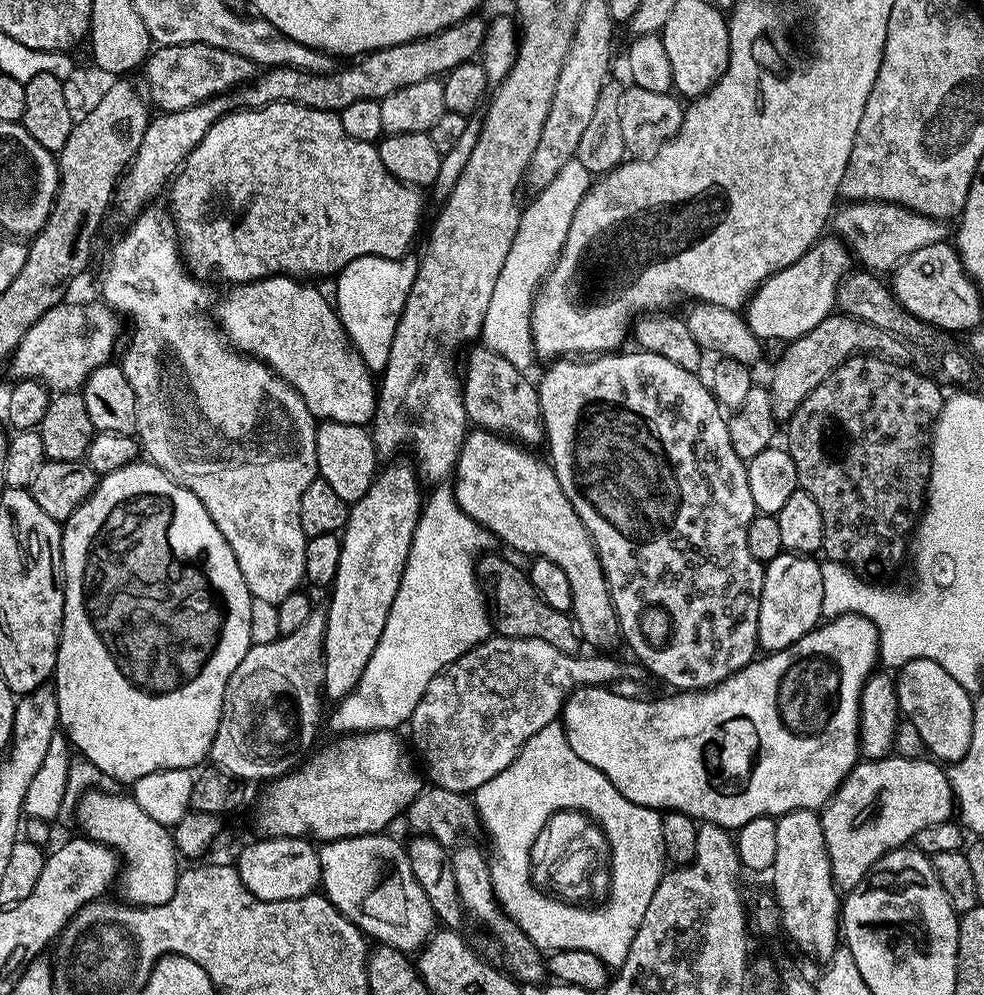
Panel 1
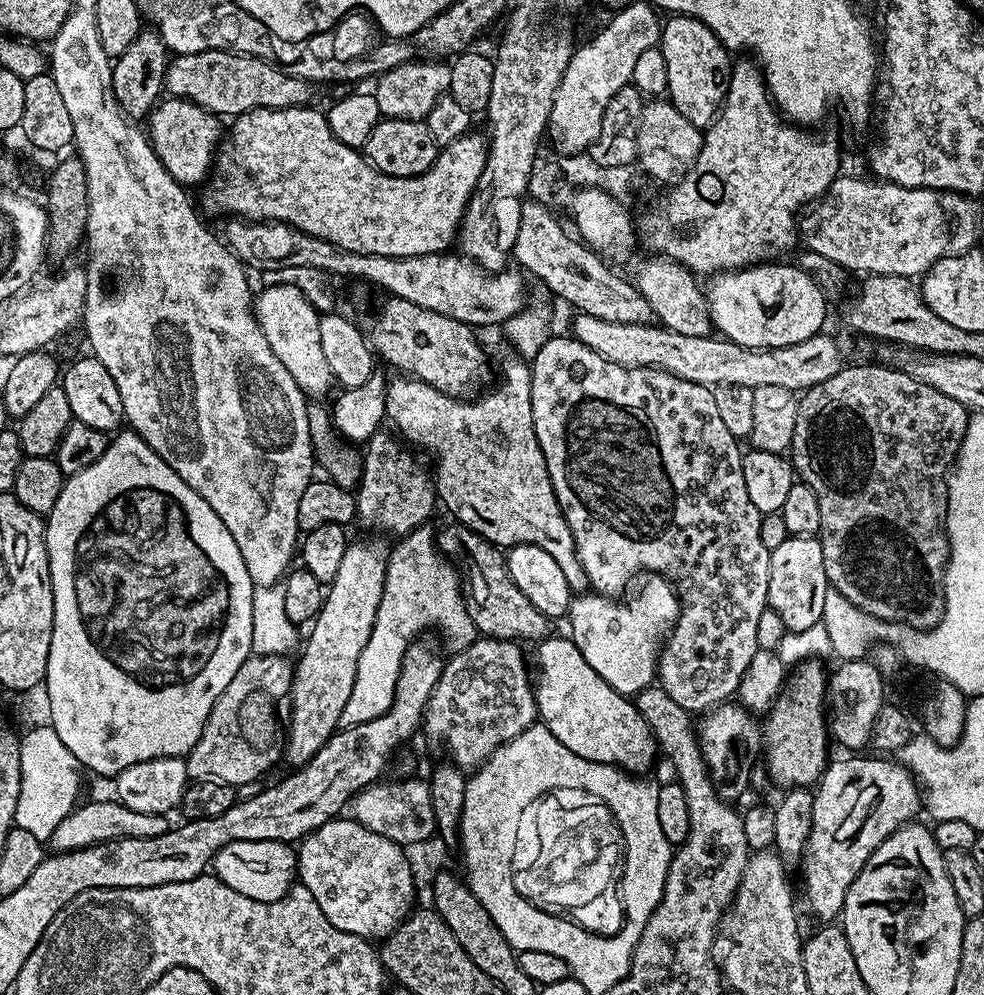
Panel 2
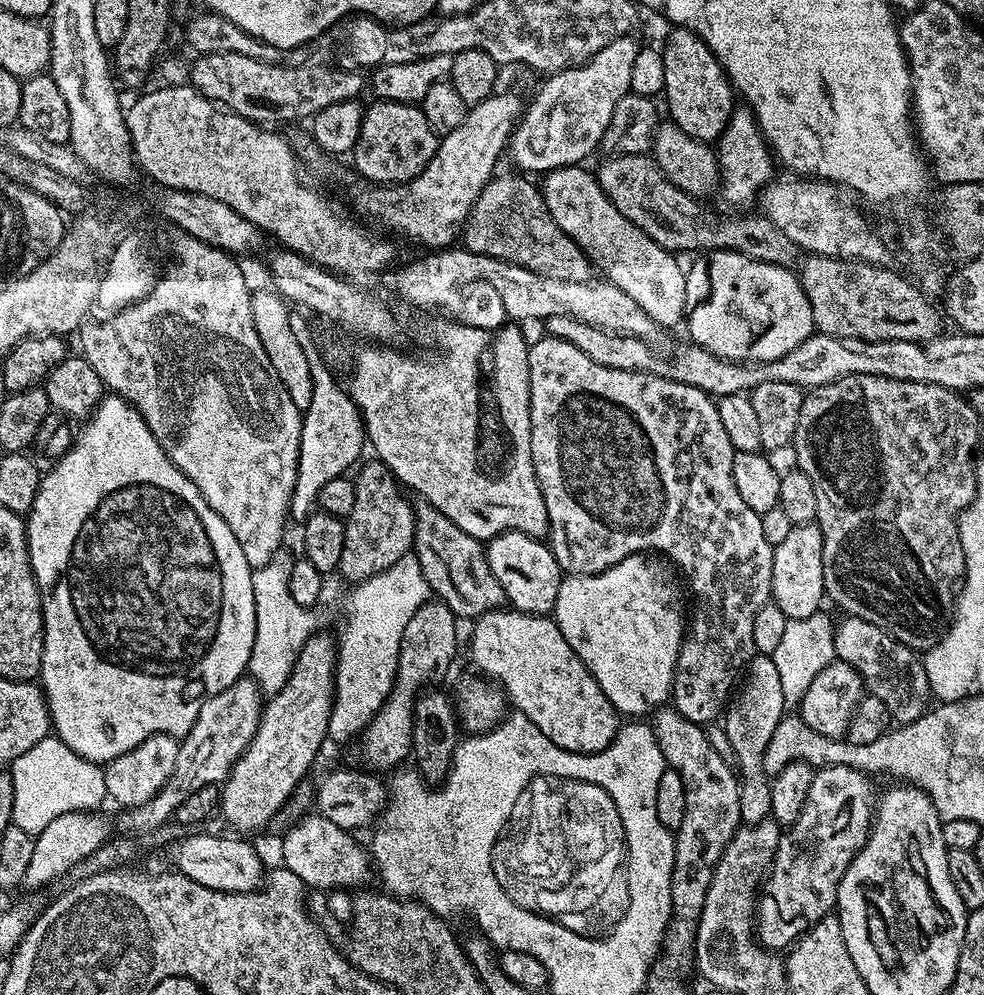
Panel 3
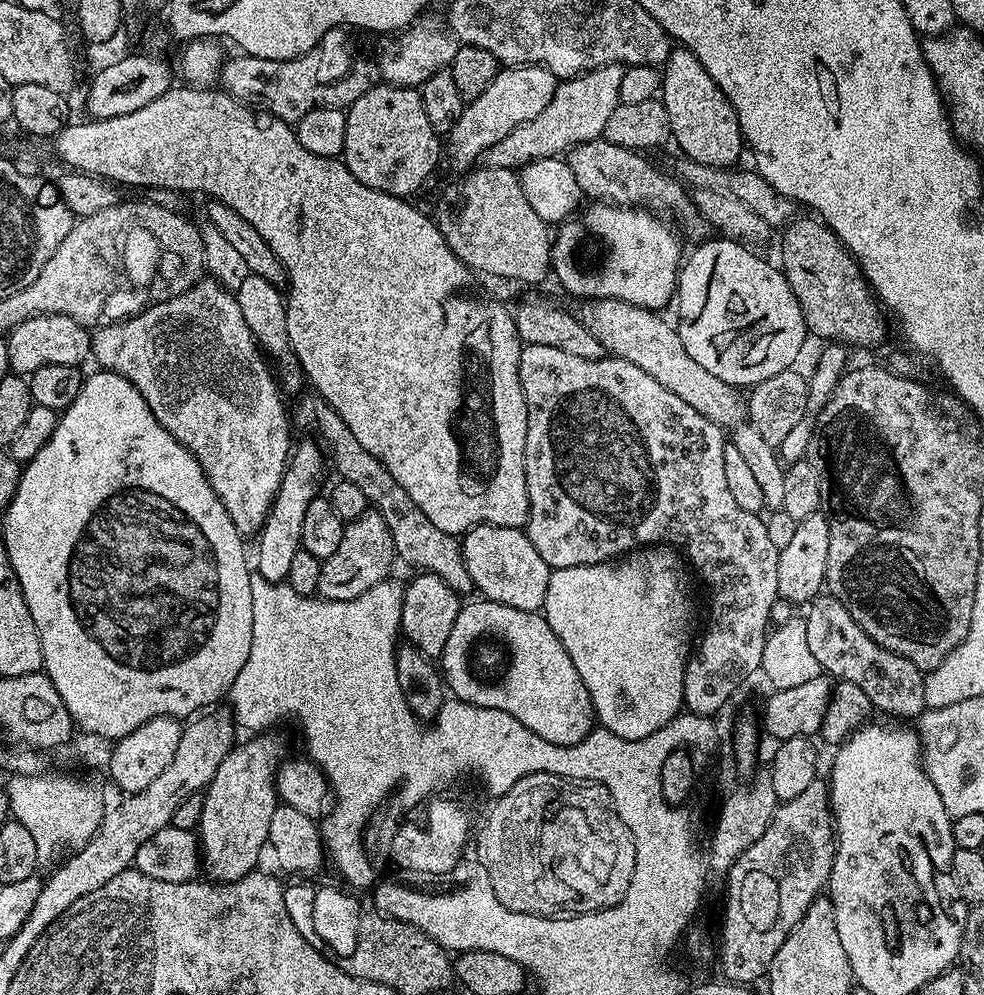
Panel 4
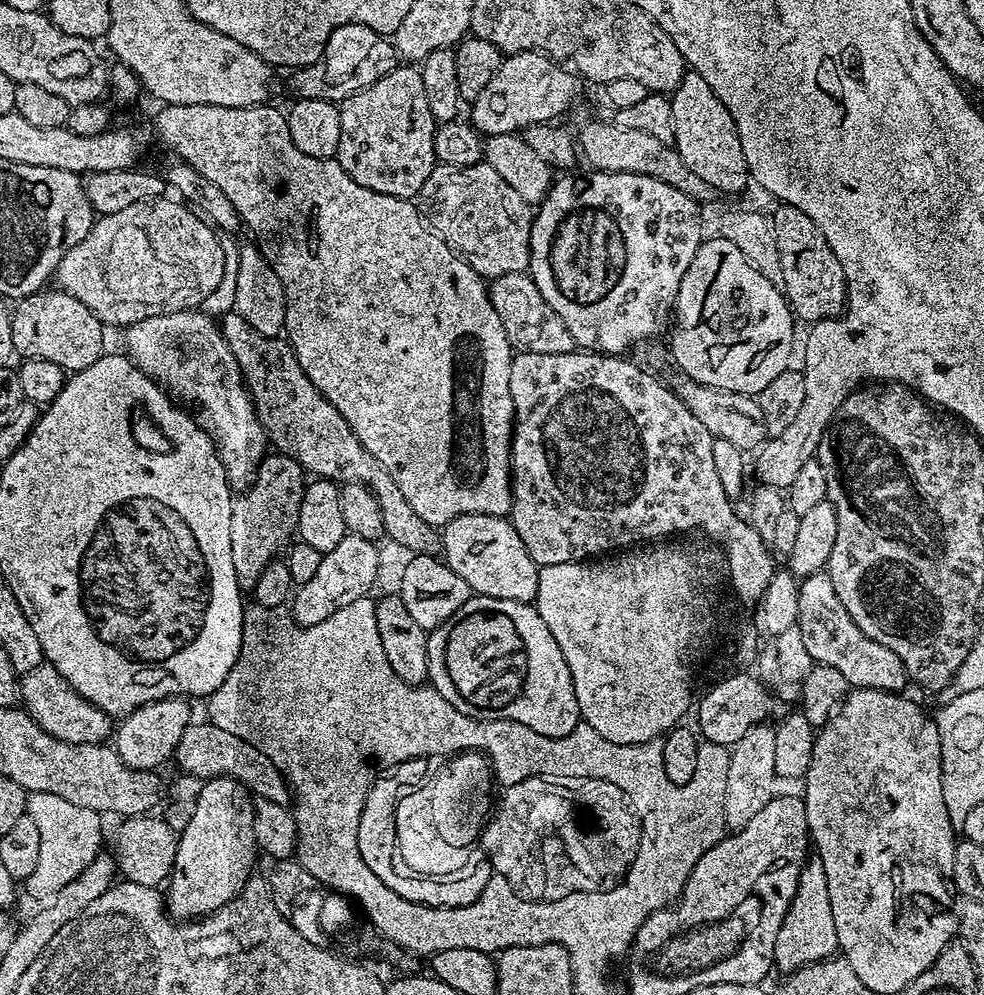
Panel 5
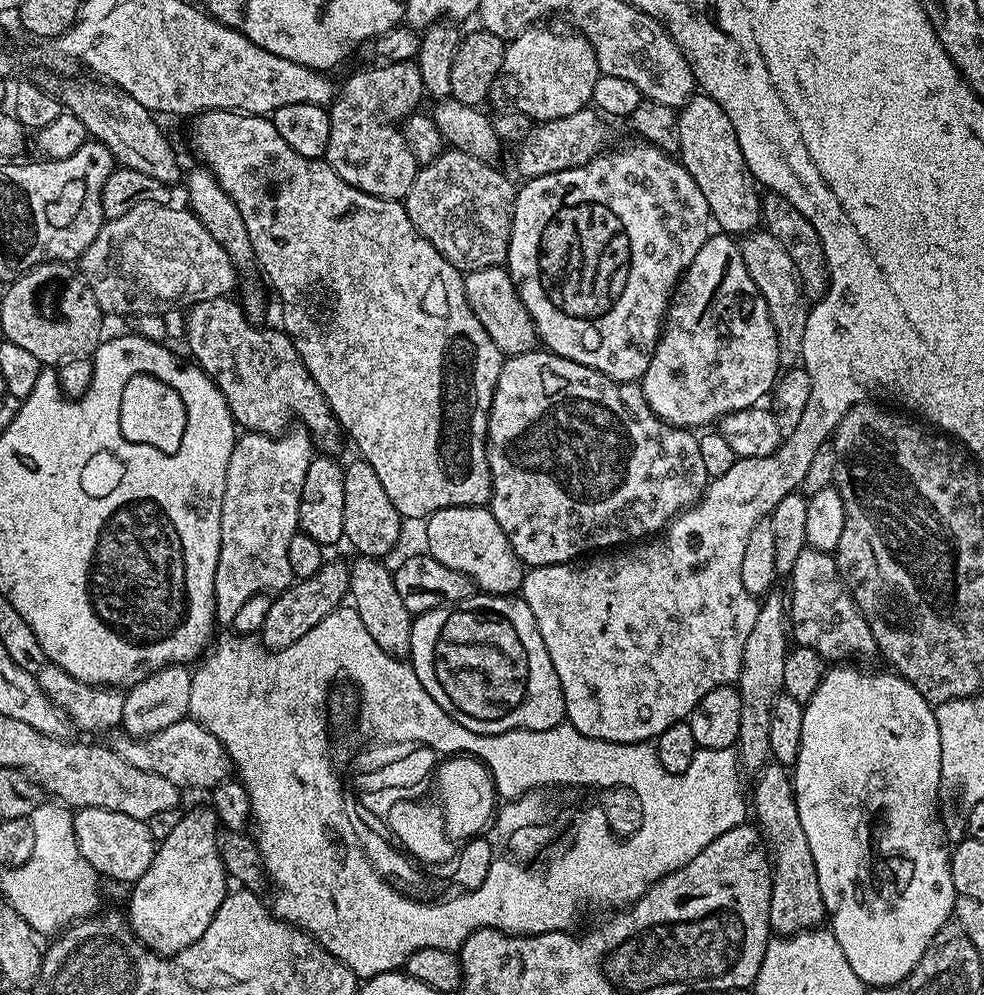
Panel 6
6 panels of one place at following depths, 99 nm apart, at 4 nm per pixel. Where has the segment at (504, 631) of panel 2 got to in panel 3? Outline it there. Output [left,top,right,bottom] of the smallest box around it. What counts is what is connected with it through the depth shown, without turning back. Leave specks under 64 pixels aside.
[412,502,506,618]

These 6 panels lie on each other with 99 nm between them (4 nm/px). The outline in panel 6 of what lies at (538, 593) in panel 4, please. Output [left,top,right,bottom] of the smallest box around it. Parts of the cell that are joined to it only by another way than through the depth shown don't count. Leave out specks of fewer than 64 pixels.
[423,506,526,596]

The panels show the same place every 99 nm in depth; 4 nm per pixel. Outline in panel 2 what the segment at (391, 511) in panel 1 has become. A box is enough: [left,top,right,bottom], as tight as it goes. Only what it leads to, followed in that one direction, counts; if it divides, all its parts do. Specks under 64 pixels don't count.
[282,540,389,766]

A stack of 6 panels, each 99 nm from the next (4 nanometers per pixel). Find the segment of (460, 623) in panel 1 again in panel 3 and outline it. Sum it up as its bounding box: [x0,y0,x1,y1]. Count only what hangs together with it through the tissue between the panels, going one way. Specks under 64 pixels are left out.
[328,554,430,741]

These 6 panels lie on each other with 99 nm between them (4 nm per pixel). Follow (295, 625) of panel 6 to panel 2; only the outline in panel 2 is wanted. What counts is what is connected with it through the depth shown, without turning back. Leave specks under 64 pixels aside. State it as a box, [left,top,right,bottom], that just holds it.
[355,431,438,538]

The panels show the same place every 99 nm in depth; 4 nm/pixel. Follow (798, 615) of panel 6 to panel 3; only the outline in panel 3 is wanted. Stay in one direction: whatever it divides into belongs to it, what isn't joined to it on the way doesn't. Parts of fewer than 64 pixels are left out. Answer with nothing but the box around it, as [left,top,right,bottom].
[833,615,934,725]

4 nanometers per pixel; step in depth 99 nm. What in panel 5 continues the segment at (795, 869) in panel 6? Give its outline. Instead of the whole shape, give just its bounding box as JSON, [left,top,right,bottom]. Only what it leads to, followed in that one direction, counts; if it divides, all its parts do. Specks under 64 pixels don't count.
[774,858,839,974]

